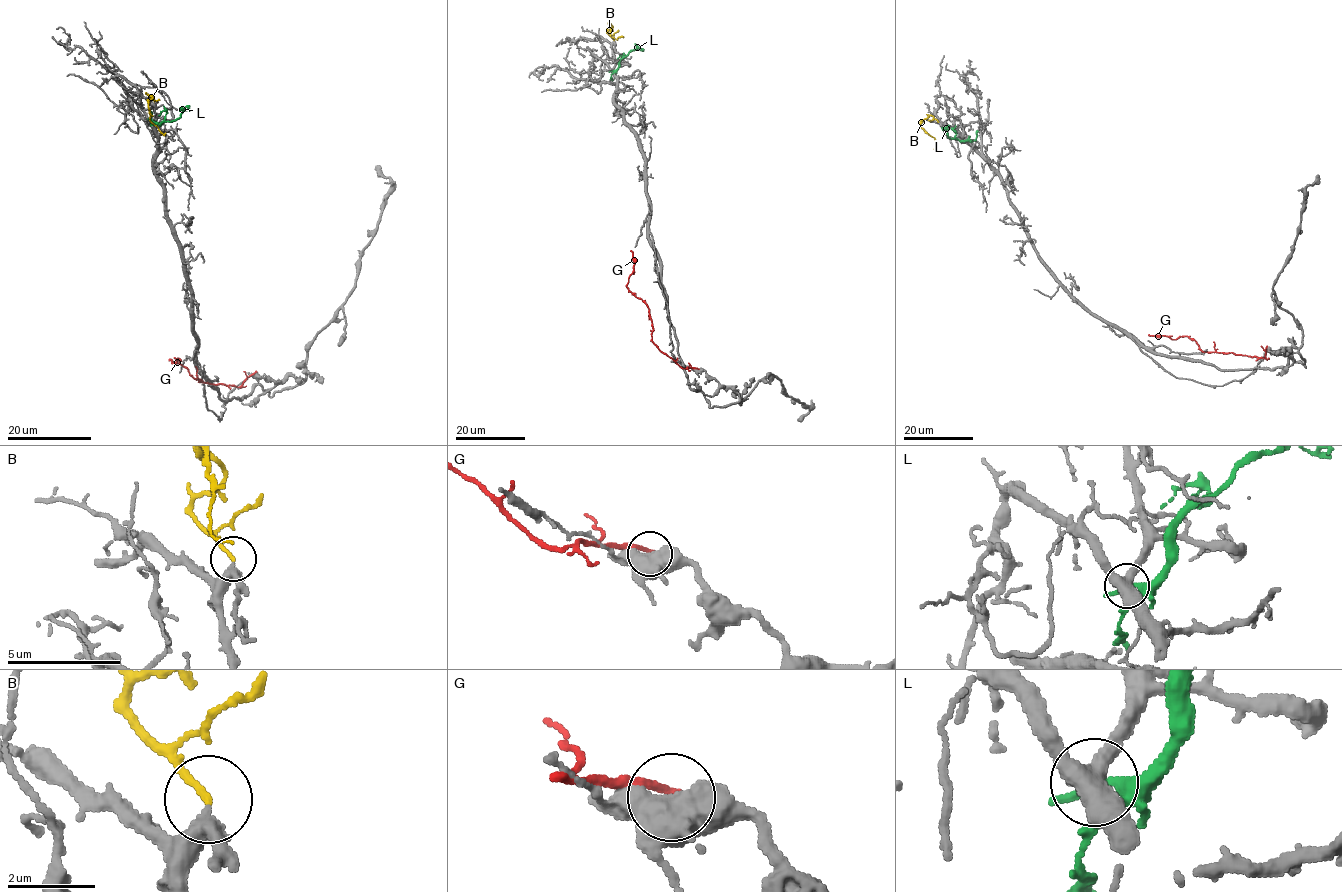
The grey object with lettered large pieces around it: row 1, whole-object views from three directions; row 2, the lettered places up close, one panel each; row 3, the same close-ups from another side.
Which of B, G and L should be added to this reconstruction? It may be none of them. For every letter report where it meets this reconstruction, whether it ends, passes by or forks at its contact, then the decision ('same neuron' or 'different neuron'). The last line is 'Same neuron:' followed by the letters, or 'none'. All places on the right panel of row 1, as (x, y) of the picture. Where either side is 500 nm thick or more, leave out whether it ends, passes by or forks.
B: meets grey at (938, 122); it ends there; same neuron
G: meets grey at (1267, 346); different neuron
L: meets grey at (968, 137); it ends there; different neuron
Same neuron: B

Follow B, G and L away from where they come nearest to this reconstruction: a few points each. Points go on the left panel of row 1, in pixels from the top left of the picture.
B: (154, 102), (146, 93), (153, 98), (148, 102), (150, 120), (165, 133)
G: (255, 372), (239, 386), (201, 382), (186, 367), (169, 359), (173, 363), (179, 359), (174, 357)
L: (152, 121), (159, 124), (177, 120), (185, 106), (189, 111)

